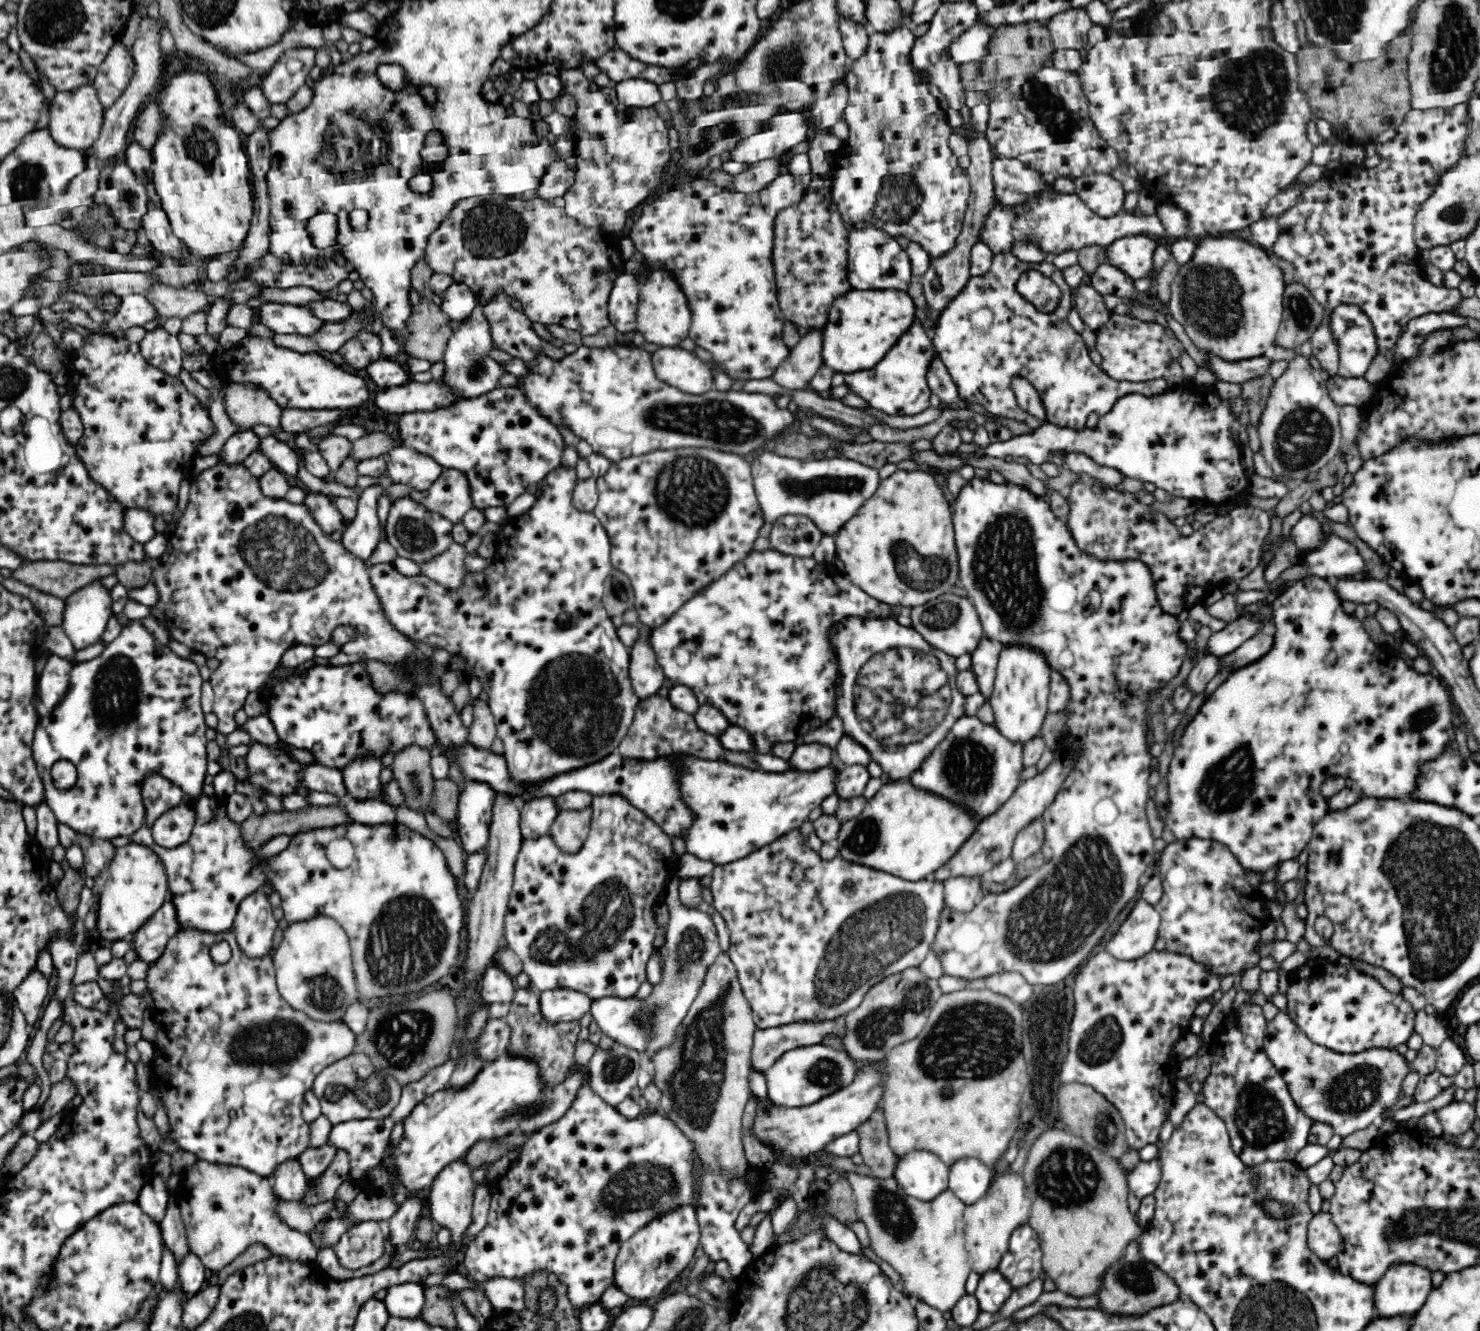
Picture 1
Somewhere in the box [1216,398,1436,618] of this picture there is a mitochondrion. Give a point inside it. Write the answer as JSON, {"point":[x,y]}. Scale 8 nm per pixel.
{"point":[1304,435]}

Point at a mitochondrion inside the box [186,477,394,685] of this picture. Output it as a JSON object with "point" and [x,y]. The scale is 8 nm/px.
{"point":[281,551]}

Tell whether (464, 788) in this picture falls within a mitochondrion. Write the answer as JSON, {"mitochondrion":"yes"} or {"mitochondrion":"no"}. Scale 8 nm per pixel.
{"mitochondrion":"no"}

